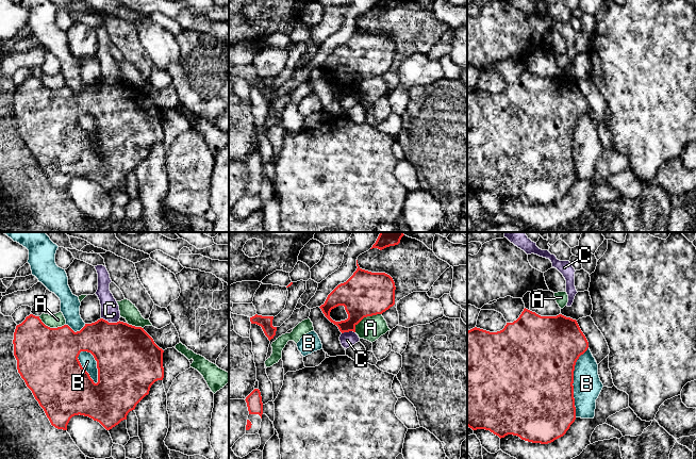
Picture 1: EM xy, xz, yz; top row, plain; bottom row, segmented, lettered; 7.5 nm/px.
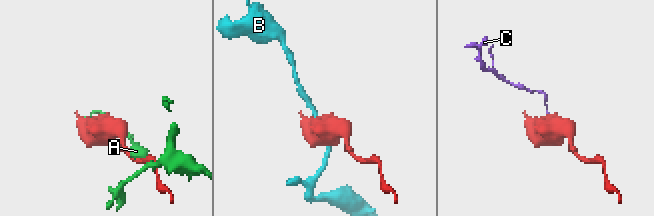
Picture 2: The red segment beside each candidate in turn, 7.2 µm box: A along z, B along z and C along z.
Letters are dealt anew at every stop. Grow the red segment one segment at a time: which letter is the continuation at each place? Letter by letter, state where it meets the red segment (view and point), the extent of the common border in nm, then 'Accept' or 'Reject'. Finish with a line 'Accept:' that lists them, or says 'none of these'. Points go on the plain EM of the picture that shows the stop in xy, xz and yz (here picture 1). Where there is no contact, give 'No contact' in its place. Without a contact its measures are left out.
A: Touches red at xz (365, 78). Shared border 240 nm. Reject
B: Touches red at xy (82, 129). Shared border 280 nm. Reject
C: Touches red at xy (111, 84). Shared border 150 nm. Reject
Accept: none of these

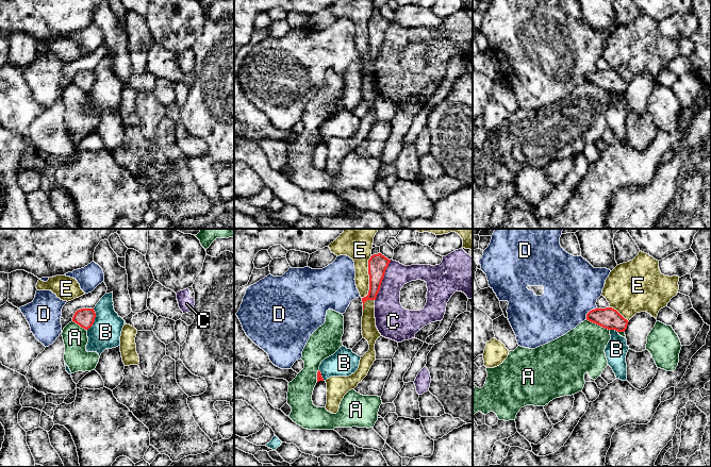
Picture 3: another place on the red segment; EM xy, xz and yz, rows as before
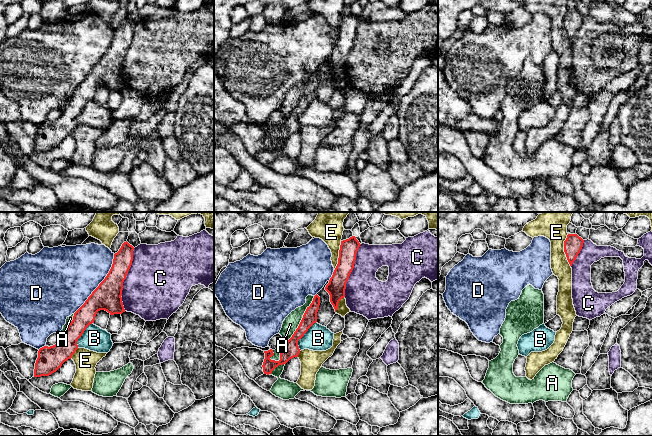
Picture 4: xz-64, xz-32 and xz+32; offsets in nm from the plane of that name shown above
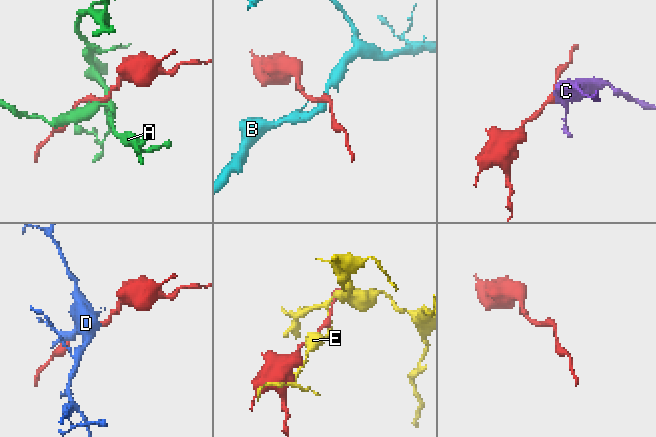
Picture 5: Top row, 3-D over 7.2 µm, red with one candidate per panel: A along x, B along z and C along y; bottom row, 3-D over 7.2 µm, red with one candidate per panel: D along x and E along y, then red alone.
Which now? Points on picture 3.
A: Touches red at yz (598, 86). Shared border 190 nm. Reject
B: Touches red at xy (94, 81). Shared border 180 nm. Reject
C: Touches red at xz (382, 40). Shared border 340 nm. Reject
D: Touches red at yz (589, 73). Shared border 130 nm. Reject
E: Touches red at xz (369, 39). Shared border 340 nm. Reject
Accept: none of these

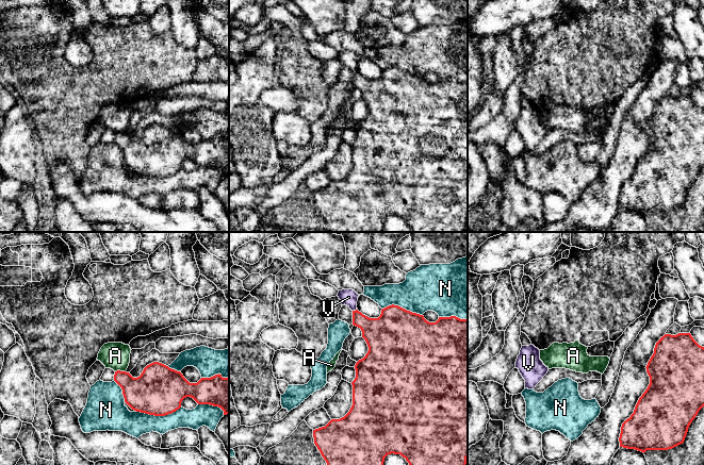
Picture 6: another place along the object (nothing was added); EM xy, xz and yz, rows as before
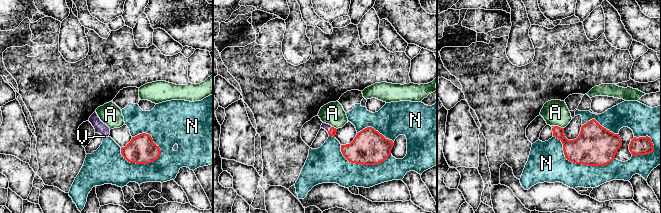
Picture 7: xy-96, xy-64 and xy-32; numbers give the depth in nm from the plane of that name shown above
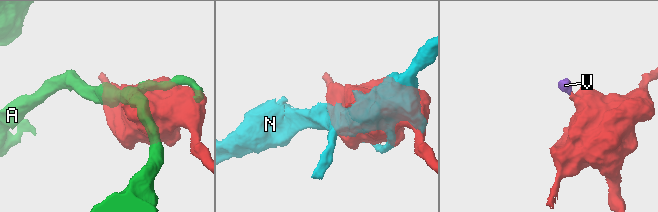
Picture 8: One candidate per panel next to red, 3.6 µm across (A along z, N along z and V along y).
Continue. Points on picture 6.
A: Touches red at xy (119, 132). Shared border 80 nm. Reject
N: Touches red at xy (158, 177). Shared border 360 nm. Reject
V: Touches red at xz (356, 71). Shared border 40 nm. Accept
Accept: V

